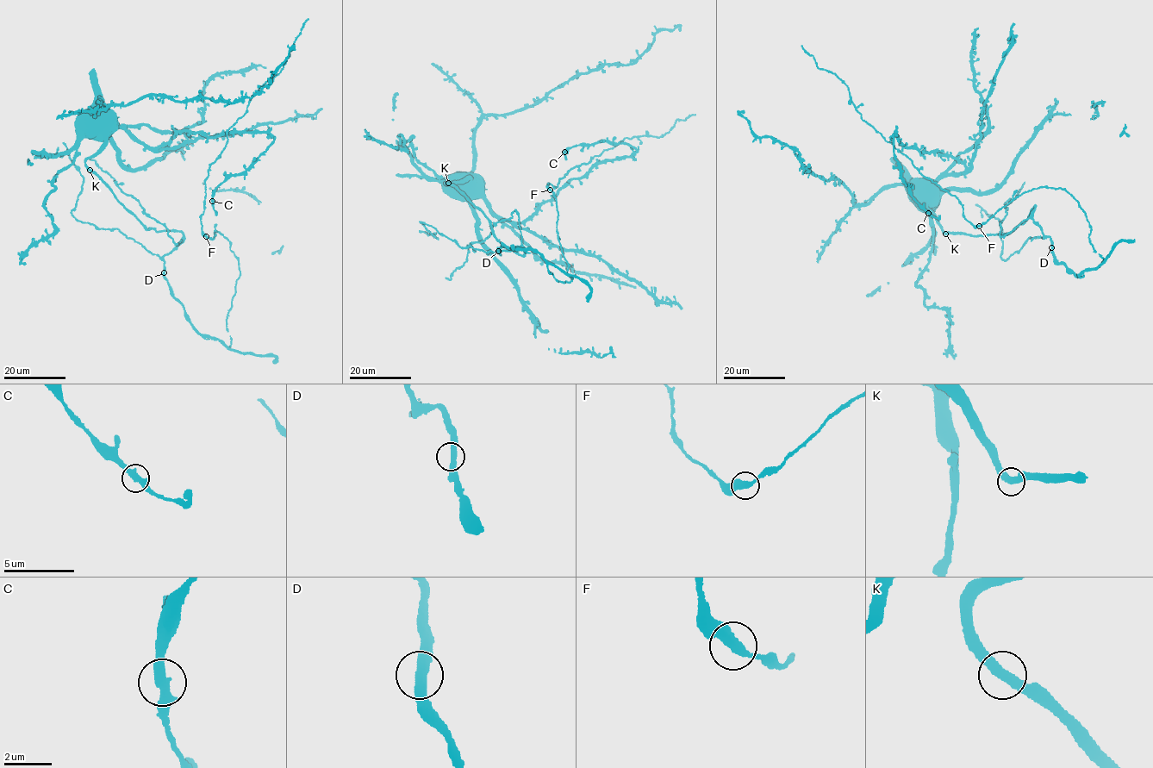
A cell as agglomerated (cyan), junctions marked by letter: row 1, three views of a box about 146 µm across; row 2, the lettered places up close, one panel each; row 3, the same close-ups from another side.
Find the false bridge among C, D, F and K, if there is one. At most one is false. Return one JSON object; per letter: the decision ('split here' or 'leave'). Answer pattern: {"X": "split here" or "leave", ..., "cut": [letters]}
{"C": "leave", "D": "leave", "F": "leave", "K": "leave", "cut": []}

